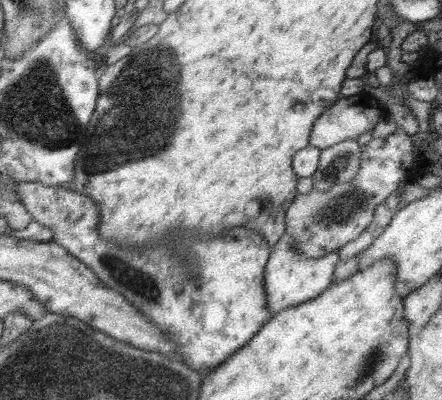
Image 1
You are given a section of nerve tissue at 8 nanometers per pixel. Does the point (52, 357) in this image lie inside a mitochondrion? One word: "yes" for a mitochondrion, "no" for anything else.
yes

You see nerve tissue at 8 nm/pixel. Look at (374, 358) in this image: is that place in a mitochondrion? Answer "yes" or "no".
yes

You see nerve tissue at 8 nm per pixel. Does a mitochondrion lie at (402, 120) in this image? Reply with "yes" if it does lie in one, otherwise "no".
no

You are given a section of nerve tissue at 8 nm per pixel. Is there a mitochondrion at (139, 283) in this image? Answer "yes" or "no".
yes

